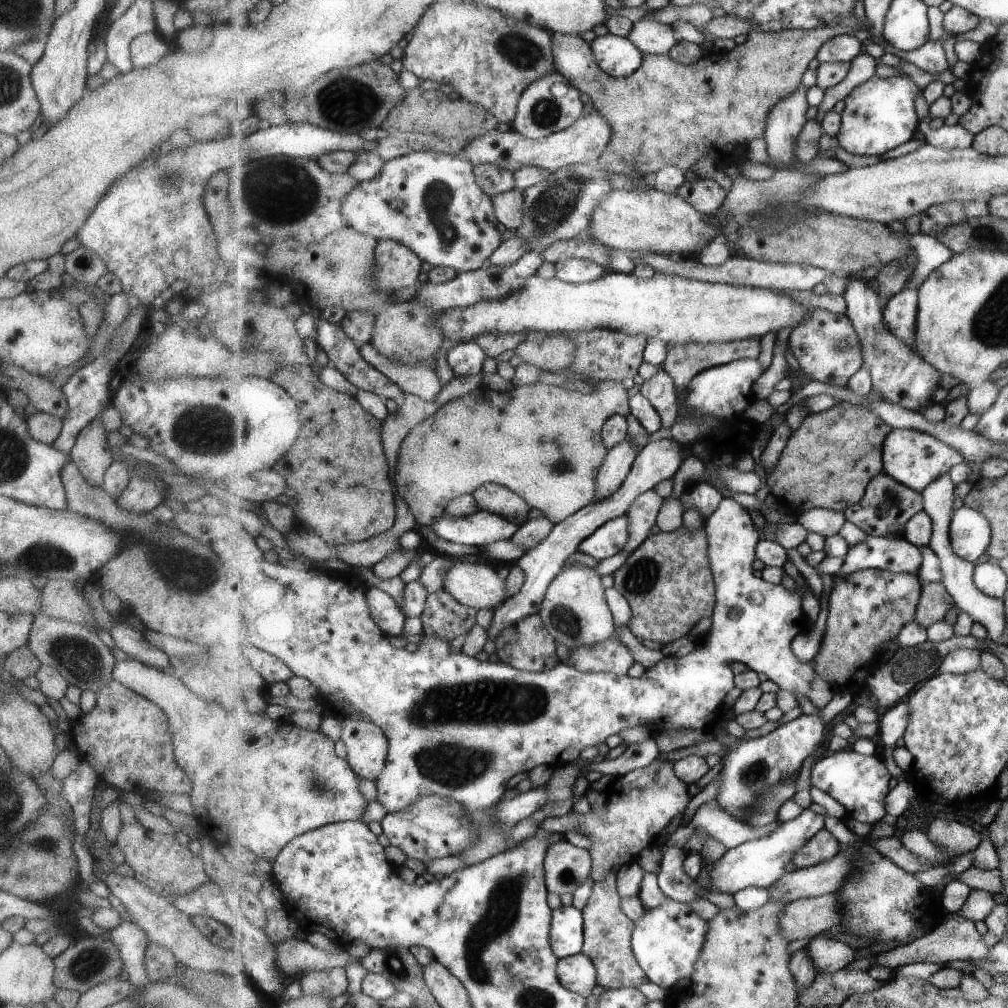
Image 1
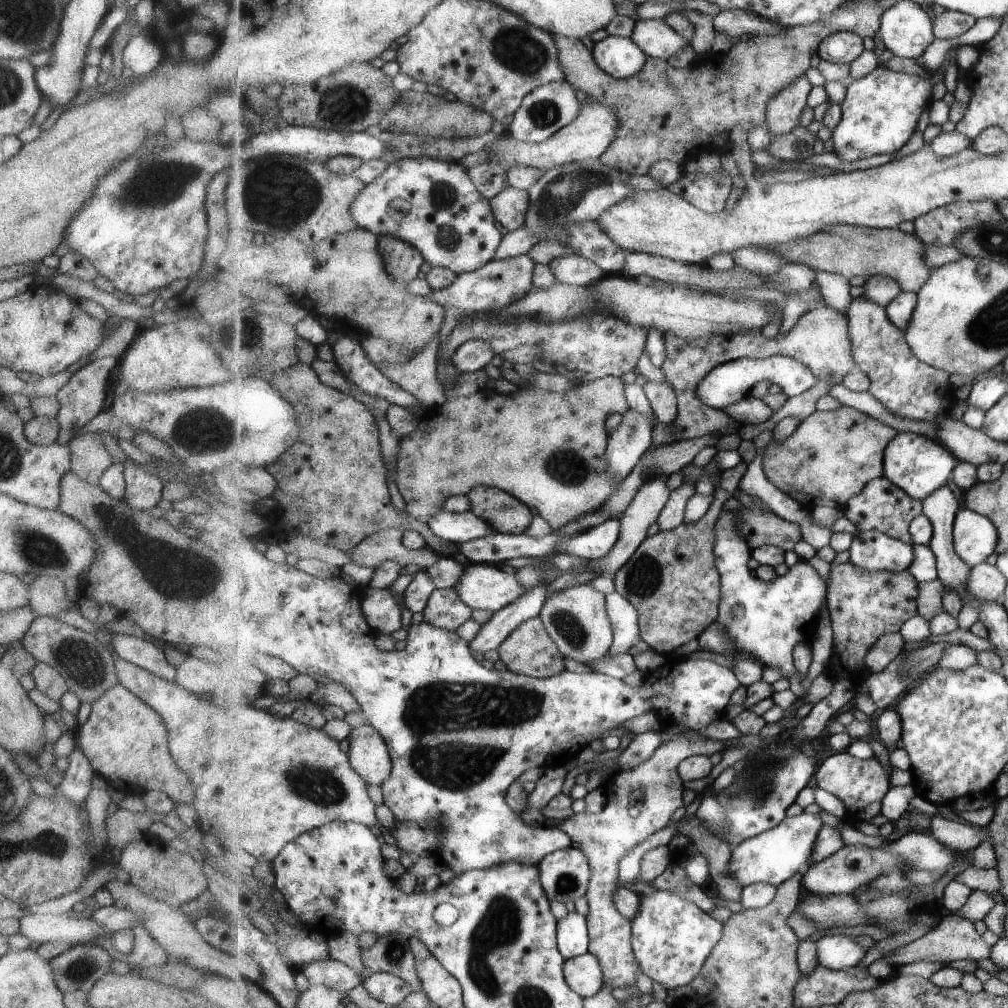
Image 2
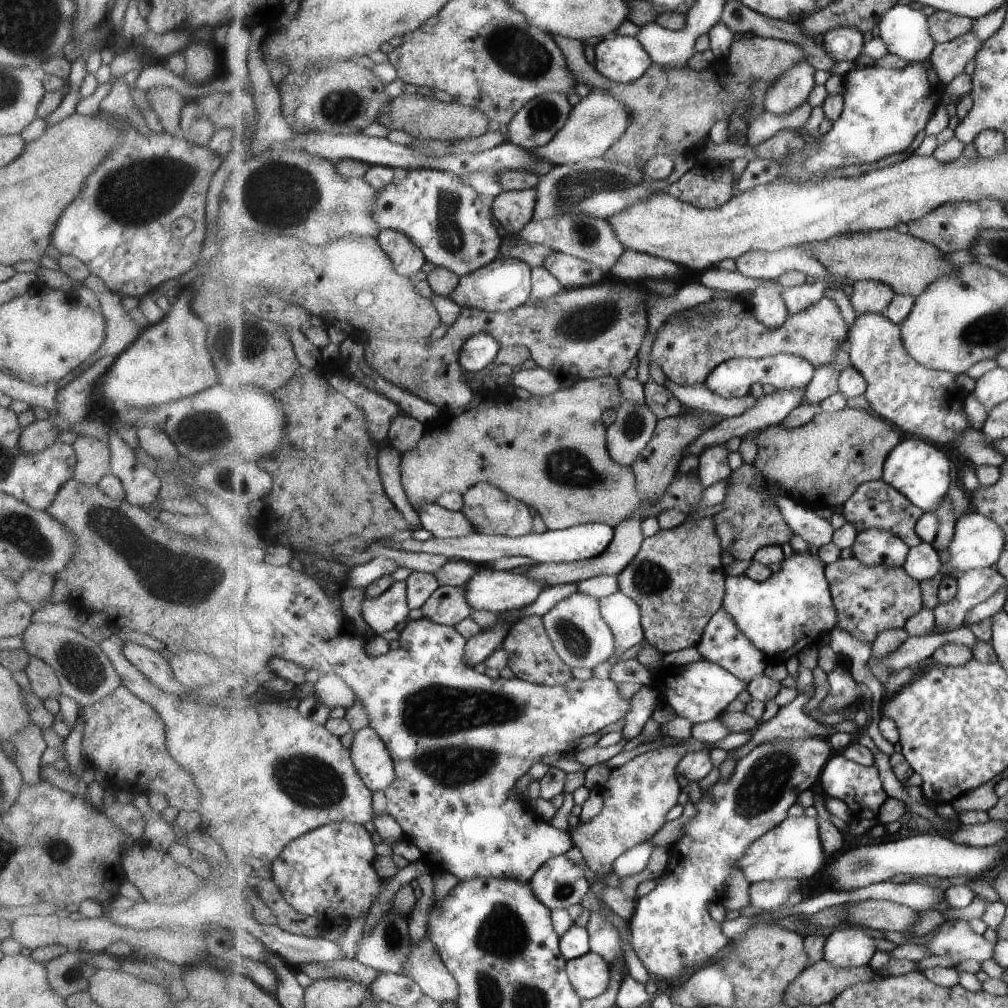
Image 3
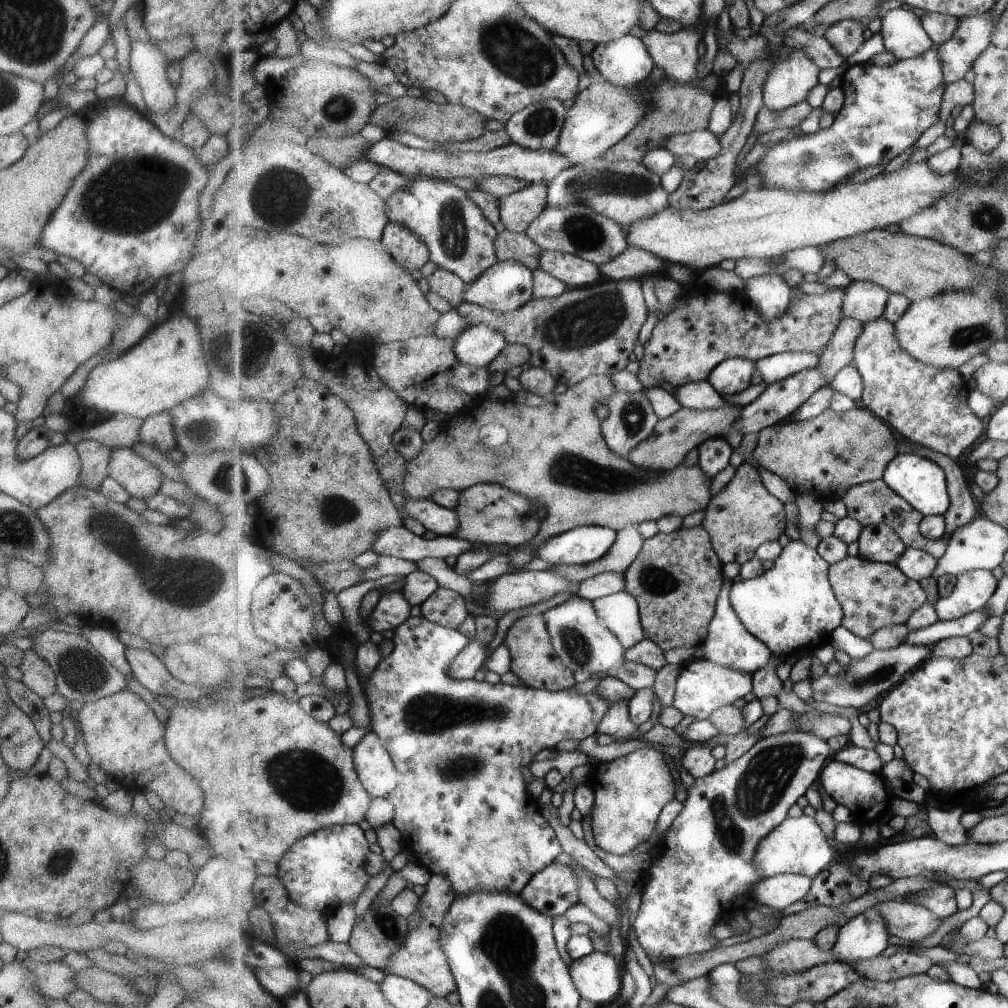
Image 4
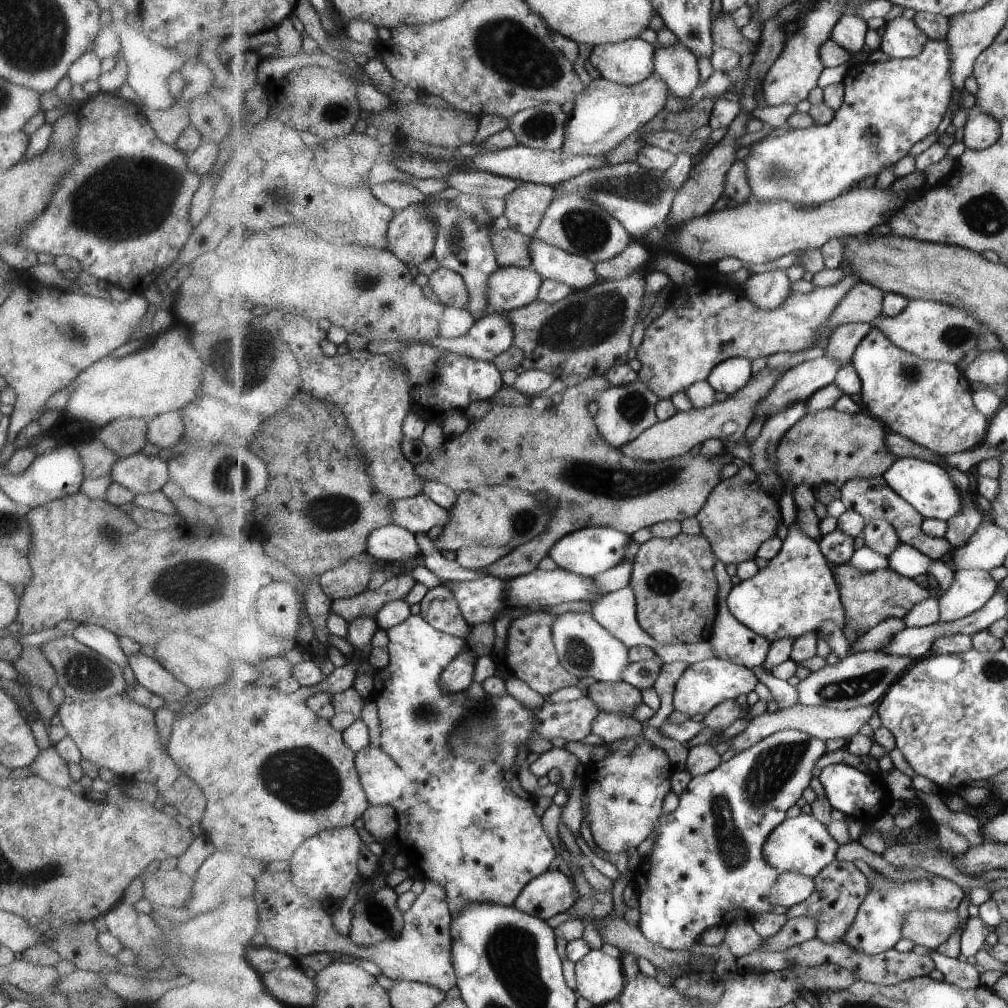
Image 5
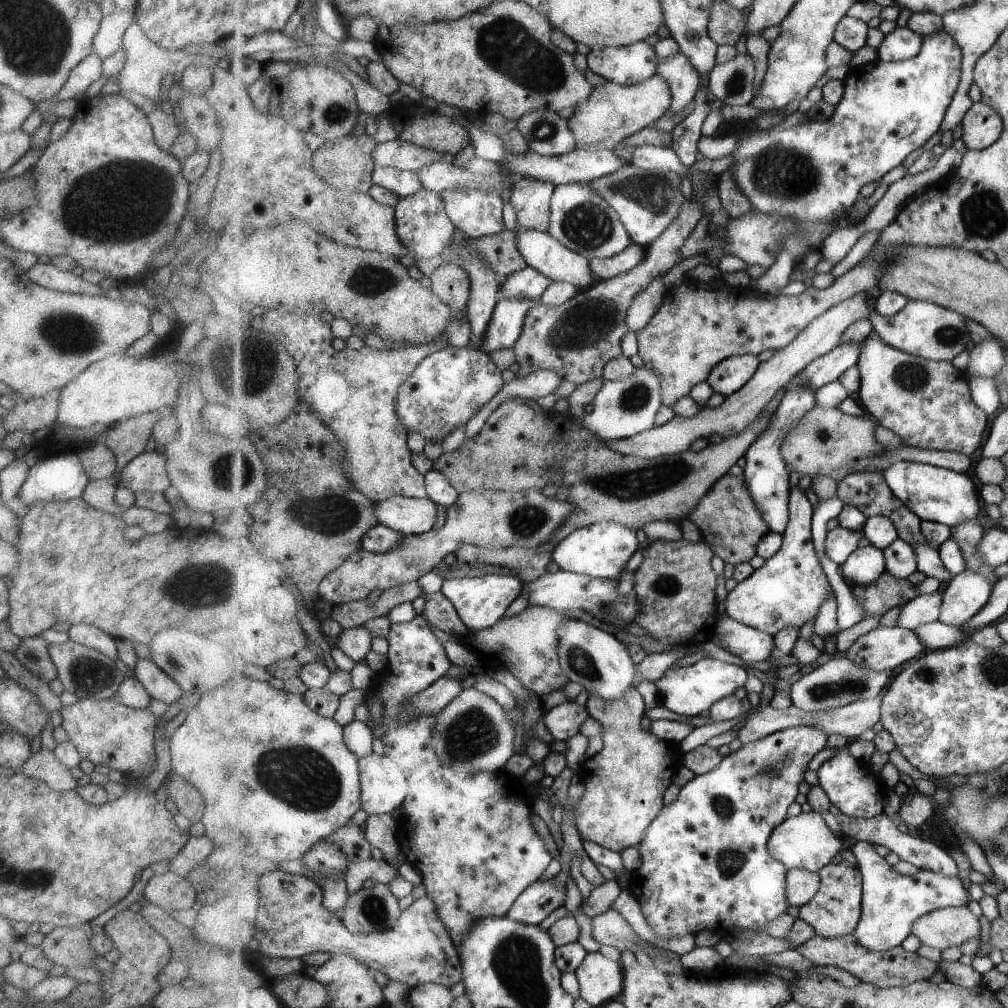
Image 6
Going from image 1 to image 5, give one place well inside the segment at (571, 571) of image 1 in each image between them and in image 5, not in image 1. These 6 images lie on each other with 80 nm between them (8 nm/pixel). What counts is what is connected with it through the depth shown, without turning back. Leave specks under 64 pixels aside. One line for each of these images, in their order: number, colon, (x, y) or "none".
2: (577, 620)
3: (584, 639)
4: (583, 641)
5: (586, 648)

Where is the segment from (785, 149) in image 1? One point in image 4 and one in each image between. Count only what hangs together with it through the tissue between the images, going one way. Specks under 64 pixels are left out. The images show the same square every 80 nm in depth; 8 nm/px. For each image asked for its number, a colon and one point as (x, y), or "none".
2: (784, 110)
3: (793, 88)
4: (790, 81)

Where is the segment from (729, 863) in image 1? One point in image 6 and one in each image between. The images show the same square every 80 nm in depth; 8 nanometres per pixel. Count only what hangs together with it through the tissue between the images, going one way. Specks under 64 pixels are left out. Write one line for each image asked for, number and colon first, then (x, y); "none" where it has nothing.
2: (774, 856)
3: (794, 849)
4: (799, 845)
5: (803, 844)
6: (803, 842)

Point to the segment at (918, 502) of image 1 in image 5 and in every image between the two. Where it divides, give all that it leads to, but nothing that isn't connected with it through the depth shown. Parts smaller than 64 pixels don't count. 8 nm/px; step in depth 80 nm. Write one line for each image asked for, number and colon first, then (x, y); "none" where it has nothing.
2: (882, 506)
3: (877, 504)
4: (874, 502)
5: (872, 497)

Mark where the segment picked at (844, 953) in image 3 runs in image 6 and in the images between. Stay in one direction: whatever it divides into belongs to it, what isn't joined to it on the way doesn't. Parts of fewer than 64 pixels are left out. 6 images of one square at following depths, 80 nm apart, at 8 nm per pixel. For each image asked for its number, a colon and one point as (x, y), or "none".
4: (864, 937)
5: (879, 924)
6: (892, 902)

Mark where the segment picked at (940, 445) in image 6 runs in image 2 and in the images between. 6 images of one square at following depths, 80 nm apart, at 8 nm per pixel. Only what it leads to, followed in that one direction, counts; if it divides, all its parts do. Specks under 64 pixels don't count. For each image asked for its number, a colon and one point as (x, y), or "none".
2: (911, 389)
3: (924, 403)
4: (926, 405)
5: (931, 403)

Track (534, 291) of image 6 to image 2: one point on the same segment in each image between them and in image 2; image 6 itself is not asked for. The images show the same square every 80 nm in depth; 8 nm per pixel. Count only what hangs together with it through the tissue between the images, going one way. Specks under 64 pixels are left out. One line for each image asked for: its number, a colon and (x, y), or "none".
2: (492, 289)
3: (504, 284)
4: (506, 285)
5: (511, 287)

